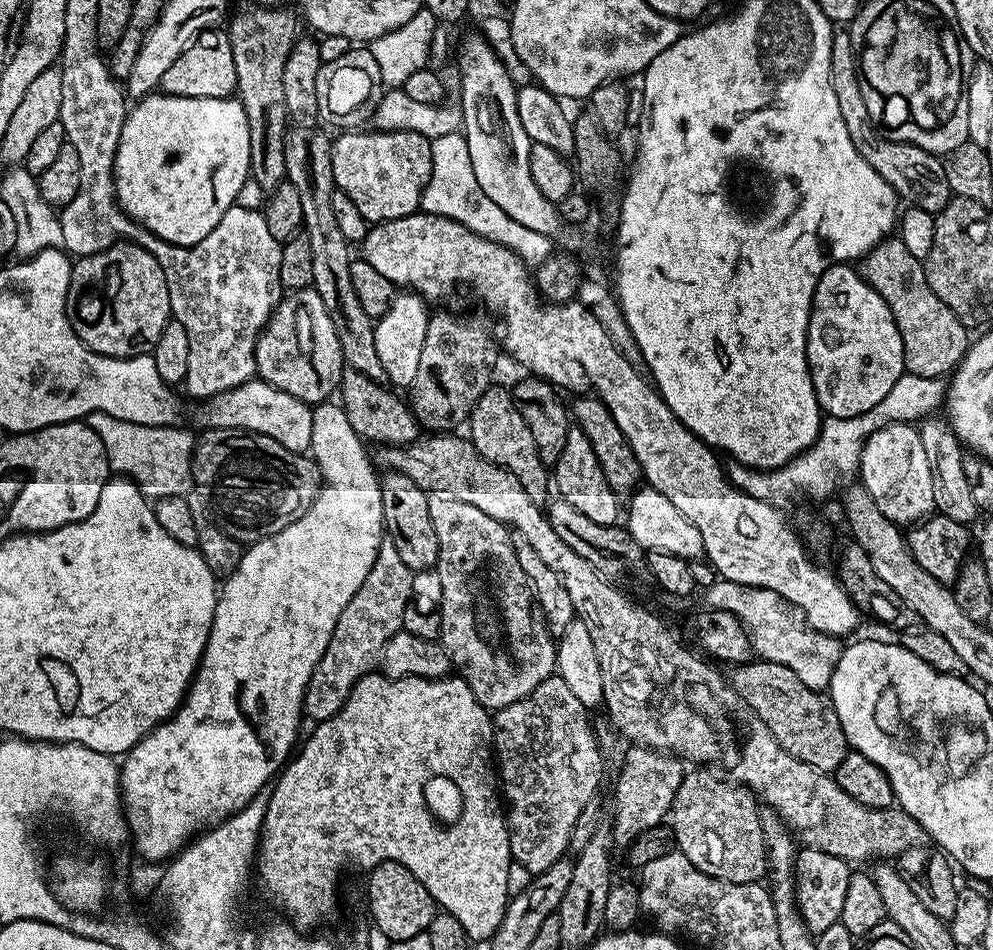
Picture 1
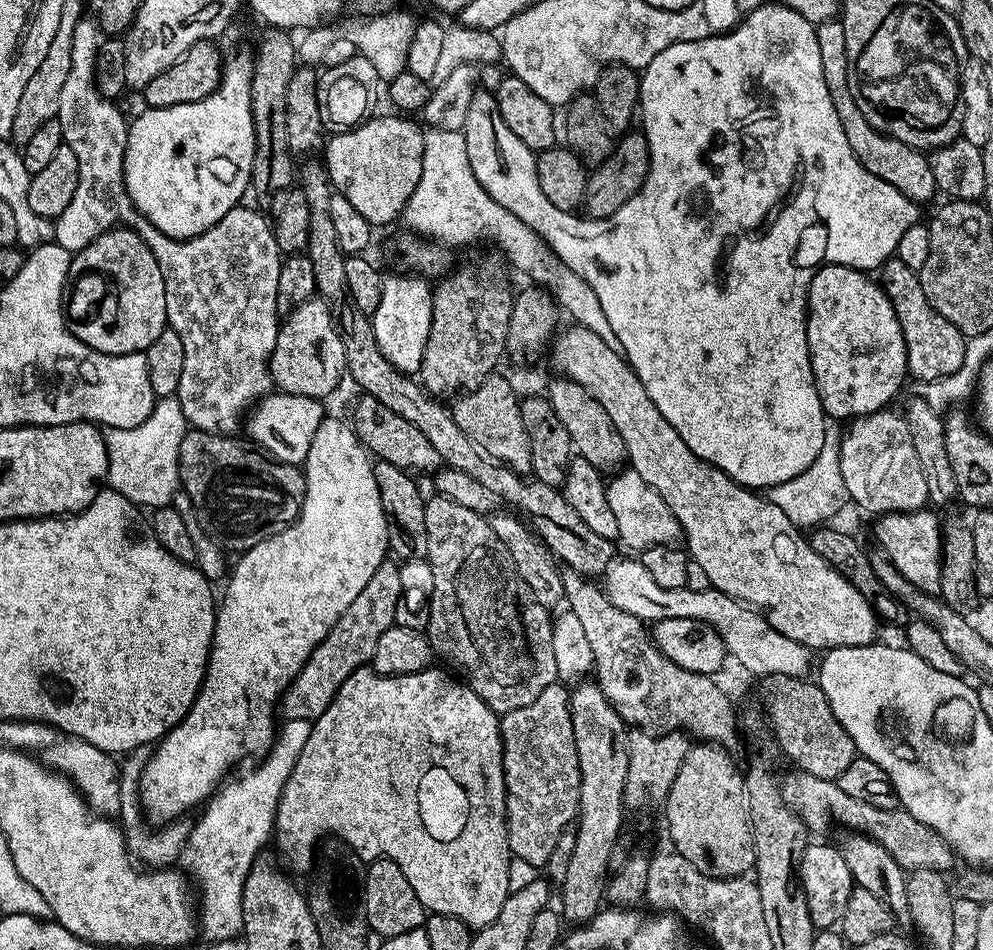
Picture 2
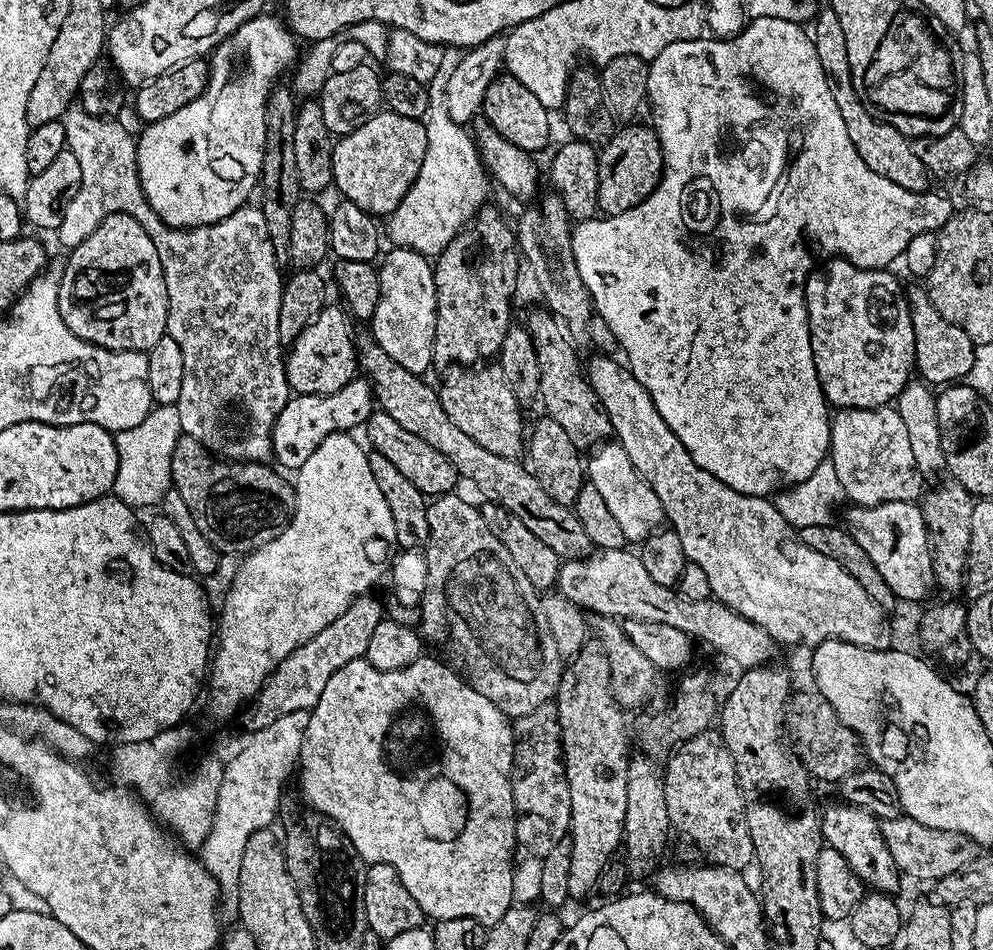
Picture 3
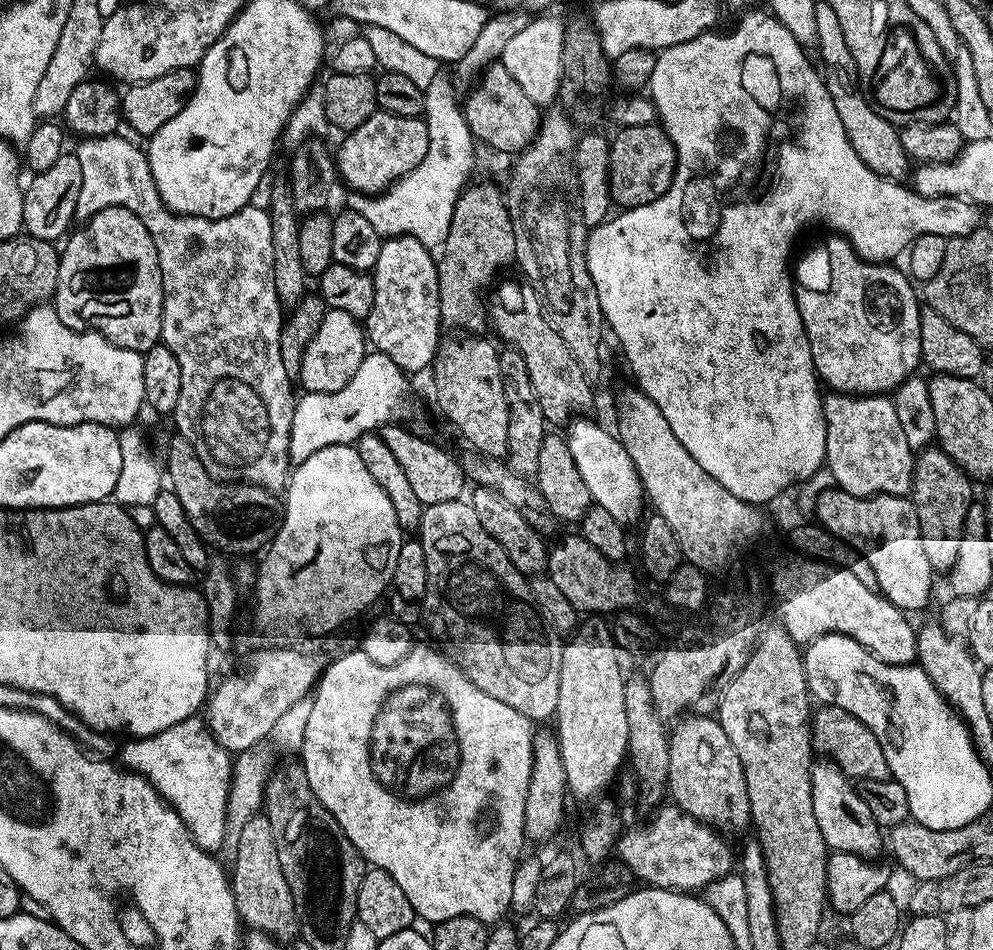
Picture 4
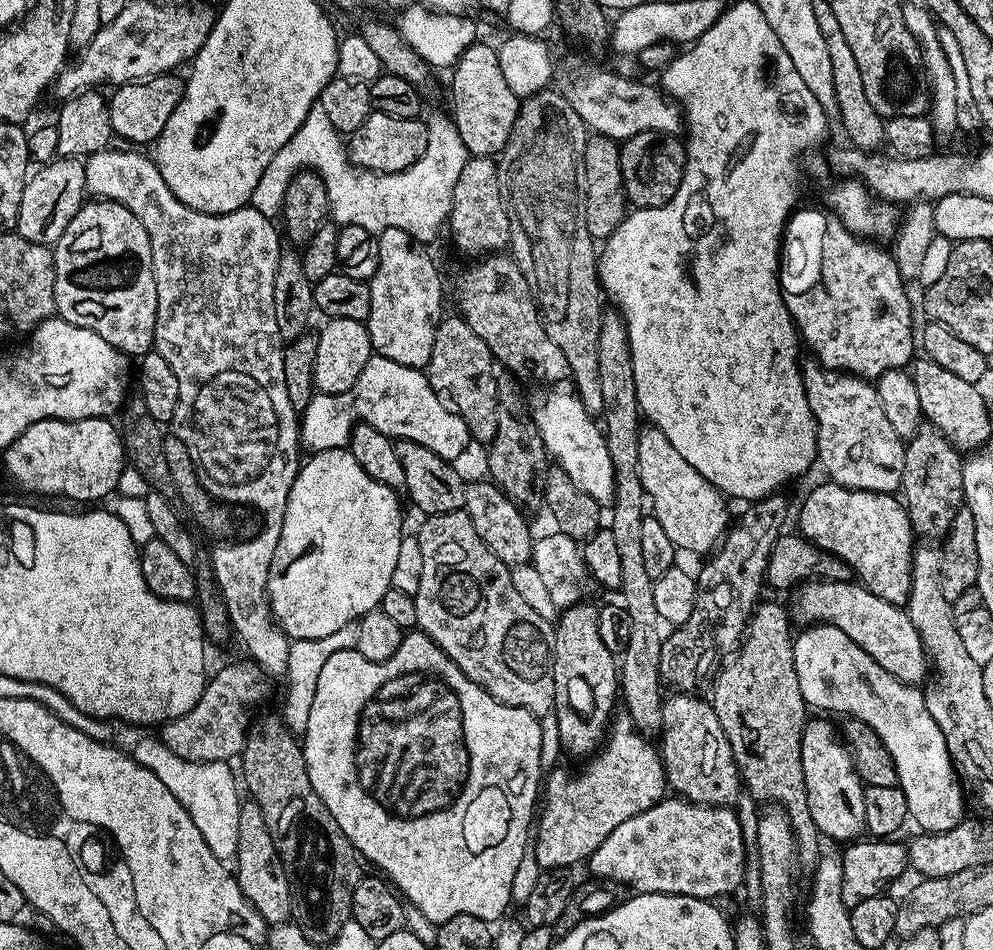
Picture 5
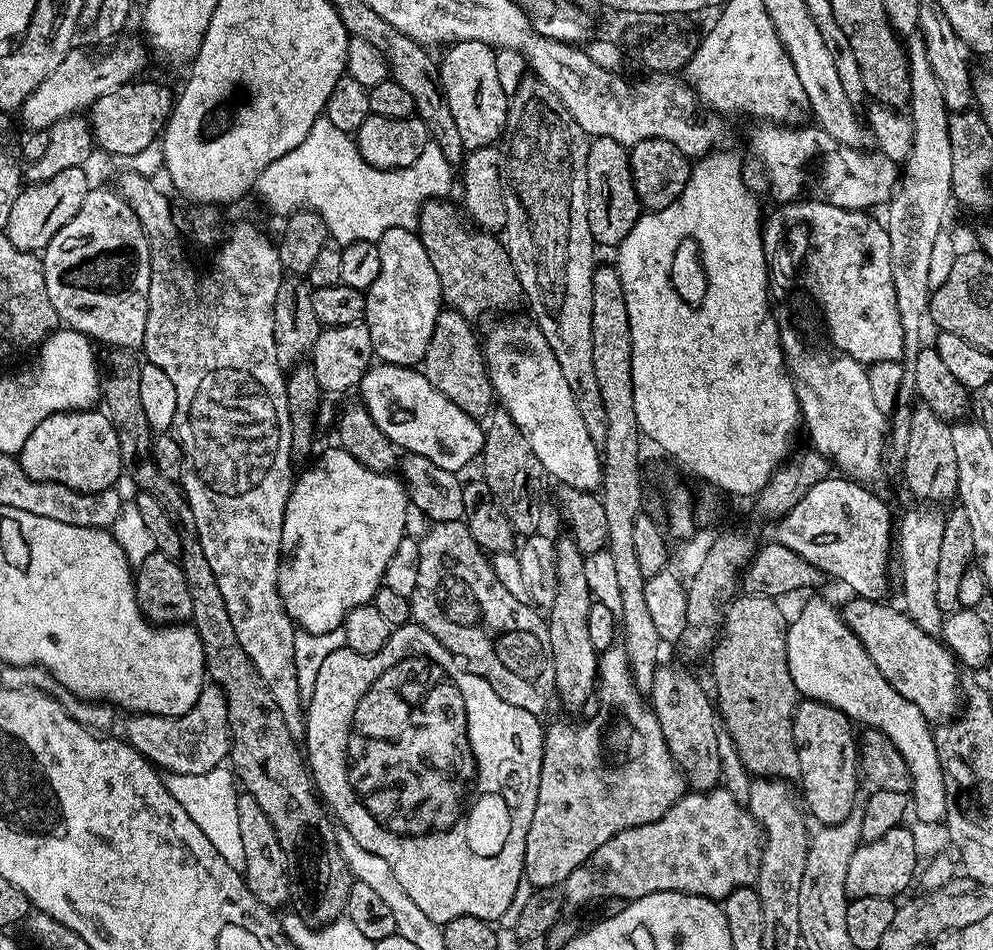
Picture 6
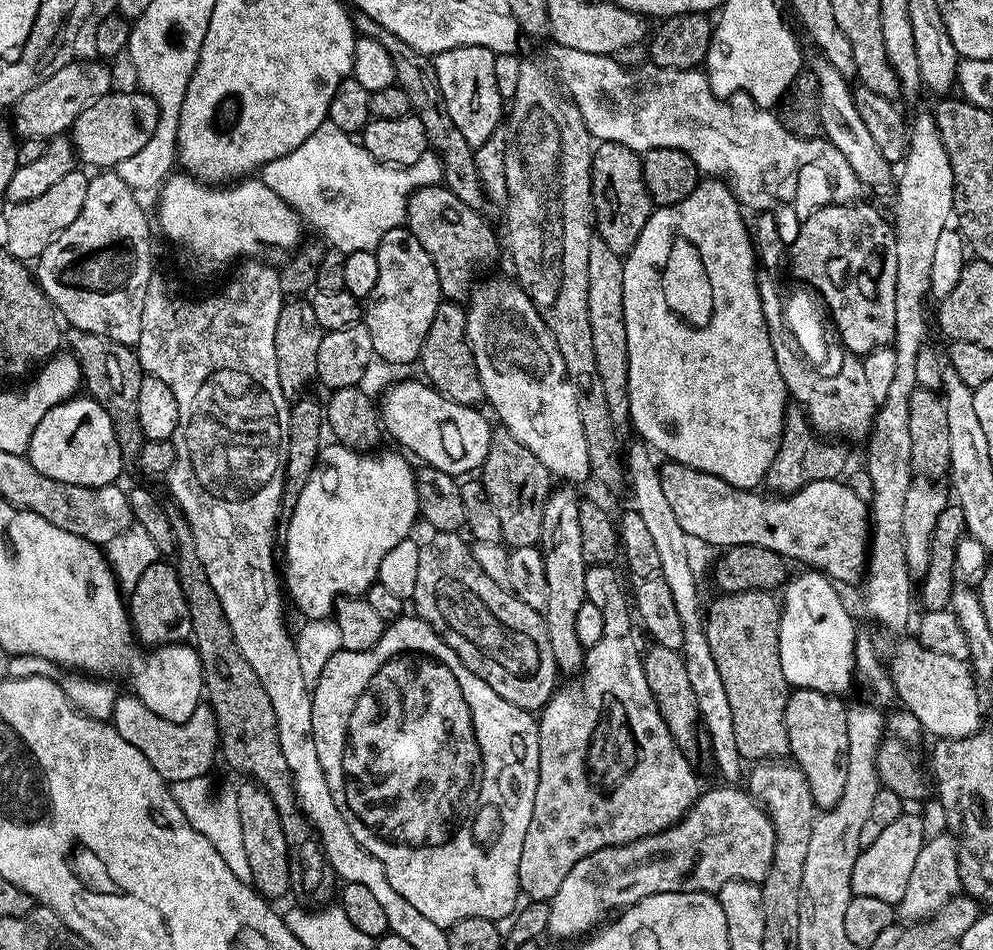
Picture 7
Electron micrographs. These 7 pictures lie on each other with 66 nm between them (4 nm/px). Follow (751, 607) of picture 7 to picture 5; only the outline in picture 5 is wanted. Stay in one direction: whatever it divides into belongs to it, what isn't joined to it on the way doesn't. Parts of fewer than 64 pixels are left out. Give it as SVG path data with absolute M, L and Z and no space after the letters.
M767 602L757 604L752 611L752 619L748 622L748 631L744 633L744 643L739 652L715 673L716 685L712 688L710 703L730 742L743 787L757 802L767 802L786 813L796 835L796 859L799 867L812 870L822 855L822 837L810 818L810 806L806 802L806 778L802 778L802 730L810 712L798 686L798 670L794 670L794 631L792 632L791 623L793 621L789 609L787 612L782 605Z

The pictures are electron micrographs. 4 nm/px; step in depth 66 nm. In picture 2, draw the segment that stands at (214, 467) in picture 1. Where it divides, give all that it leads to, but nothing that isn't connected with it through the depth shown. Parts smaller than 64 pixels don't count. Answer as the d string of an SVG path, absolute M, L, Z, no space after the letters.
M189 430L185 432L178 450L180 488L190 498L190 502L194 502L202 530L206 530L213 542L228 554L246 553L258 546L258 542L266 542L266 538L289 528L300 517L306 490L303 471L297 465L276 460L247 439L236 439L240 438L235 435L211 436L208 432Z

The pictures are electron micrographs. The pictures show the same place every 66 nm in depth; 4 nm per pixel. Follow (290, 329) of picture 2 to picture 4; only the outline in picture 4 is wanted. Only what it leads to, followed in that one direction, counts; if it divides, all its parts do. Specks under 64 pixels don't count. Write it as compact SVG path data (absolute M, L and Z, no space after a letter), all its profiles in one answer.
M346 310L325 311L322 326L318 326L318 334L310 338L310 346L306 346L306 354L302 354L302 366L298 384L304 392L333 392L342 390L350 378L362 366L366 355L366 332L361 321L355 320Z

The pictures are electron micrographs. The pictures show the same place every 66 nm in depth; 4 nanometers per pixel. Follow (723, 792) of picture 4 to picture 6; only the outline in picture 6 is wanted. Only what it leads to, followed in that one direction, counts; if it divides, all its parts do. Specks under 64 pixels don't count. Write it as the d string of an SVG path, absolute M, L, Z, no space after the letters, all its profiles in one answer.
M664 662L654 674L650 707L662 726L662 738L666 738L666 746L674 762L684 773L687 787L698 792L711 792L721 783L718 758L718 734L721 729L709 691L707 694L682 665Z

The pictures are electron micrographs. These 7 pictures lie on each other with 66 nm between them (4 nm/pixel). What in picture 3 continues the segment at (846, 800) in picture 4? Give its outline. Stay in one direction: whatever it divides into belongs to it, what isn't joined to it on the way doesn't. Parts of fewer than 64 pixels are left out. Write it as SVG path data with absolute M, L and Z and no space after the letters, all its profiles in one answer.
M847 802L832 804L819 813L820 835L823 843L829 848L838 850L842 858L854 870L854 874L864 885L874 892L895 893L895 888L902 881L902 873L896 867L894 857L890 855L890 846L886 846L886 838L882 838L880 821L866 810Z

